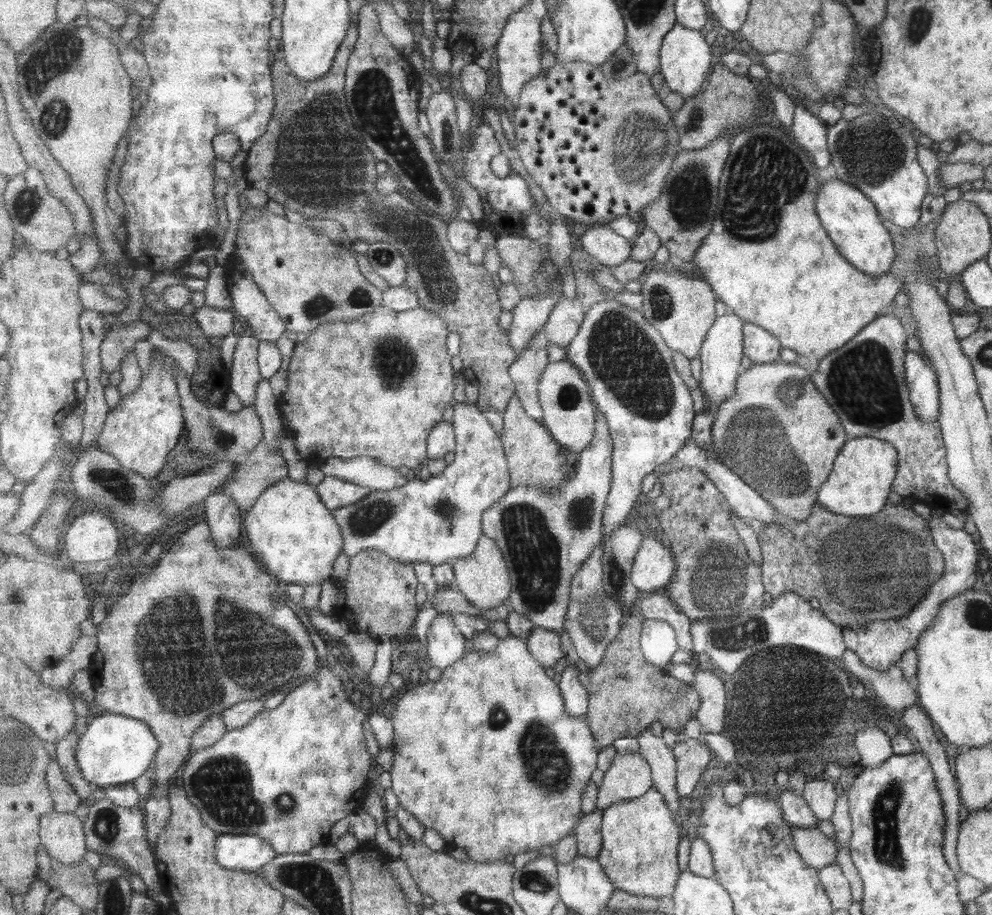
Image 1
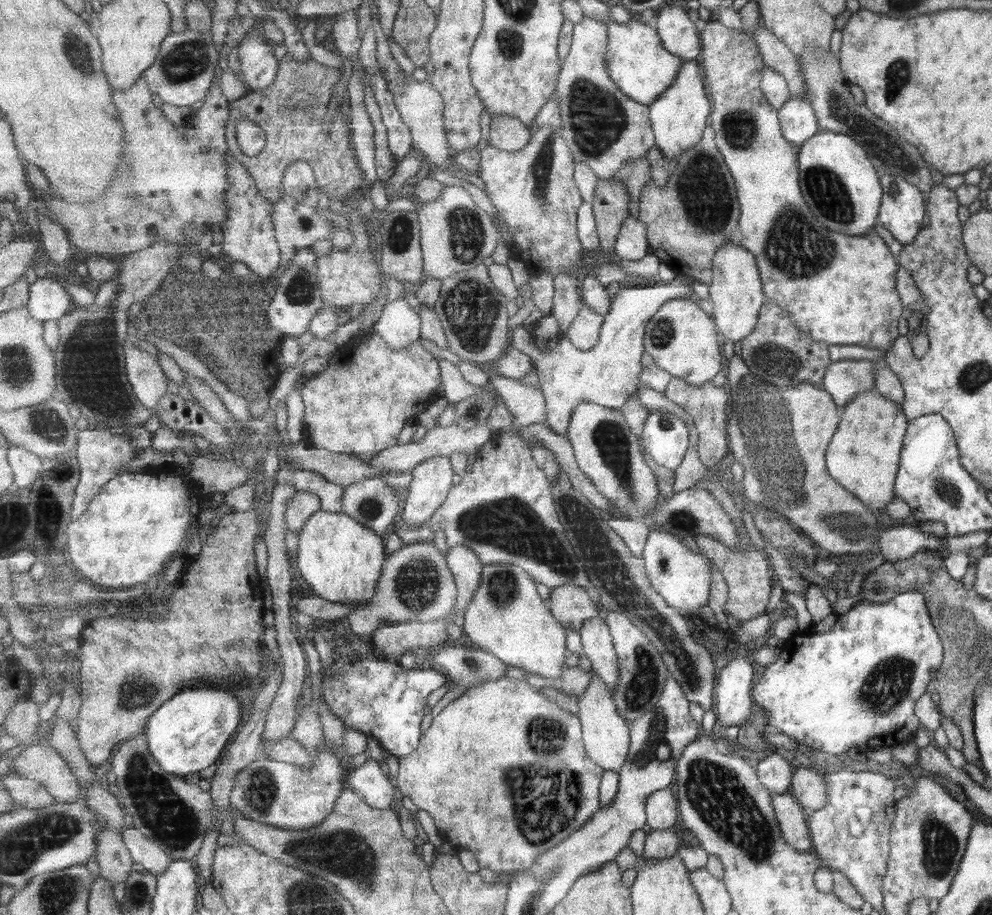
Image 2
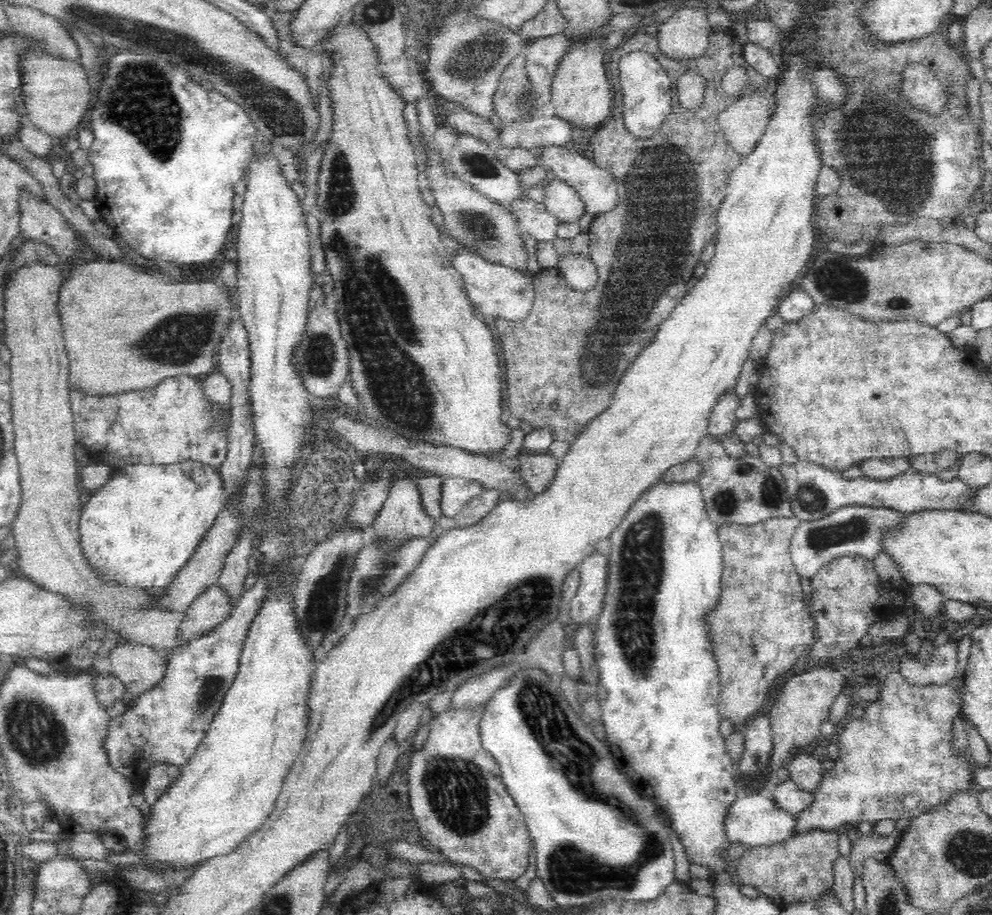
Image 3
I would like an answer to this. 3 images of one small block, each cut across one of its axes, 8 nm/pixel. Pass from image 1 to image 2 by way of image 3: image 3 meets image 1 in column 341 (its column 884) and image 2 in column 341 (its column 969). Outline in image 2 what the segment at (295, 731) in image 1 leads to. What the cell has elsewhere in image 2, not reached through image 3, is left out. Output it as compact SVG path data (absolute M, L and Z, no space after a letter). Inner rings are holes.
M326 740L311 752L311 758L311 771L303 765L267 757L253 761L235 775L231 807L245 818L283 830L310 829L321 824L333 812L337 798L347 787L348 767Z

